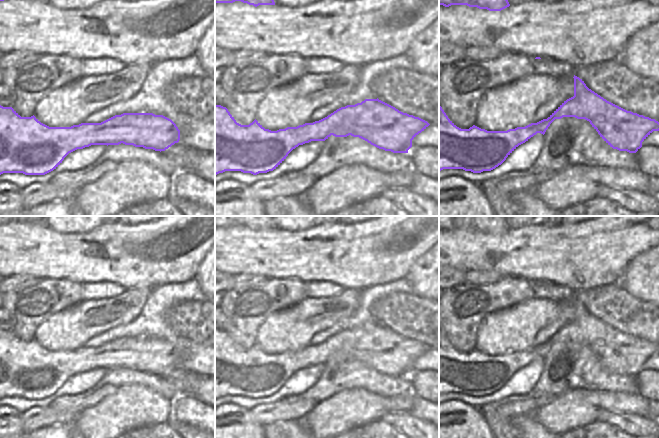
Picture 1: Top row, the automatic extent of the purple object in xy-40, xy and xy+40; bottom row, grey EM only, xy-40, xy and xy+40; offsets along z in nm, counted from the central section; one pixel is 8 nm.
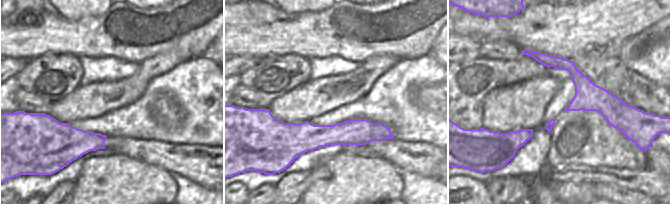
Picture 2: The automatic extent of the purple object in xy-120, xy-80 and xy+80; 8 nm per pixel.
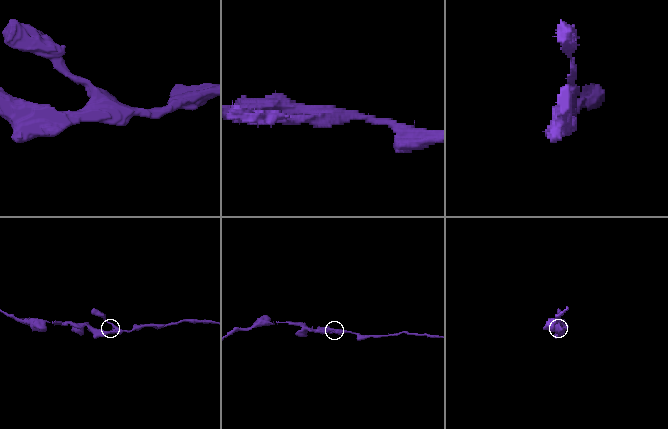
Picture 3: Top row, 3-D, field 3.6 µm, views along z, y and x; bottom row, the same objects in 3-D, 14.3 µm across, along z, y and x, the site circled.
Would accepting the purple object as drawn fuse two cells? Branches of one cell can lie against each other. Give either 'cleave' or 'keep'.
keep

